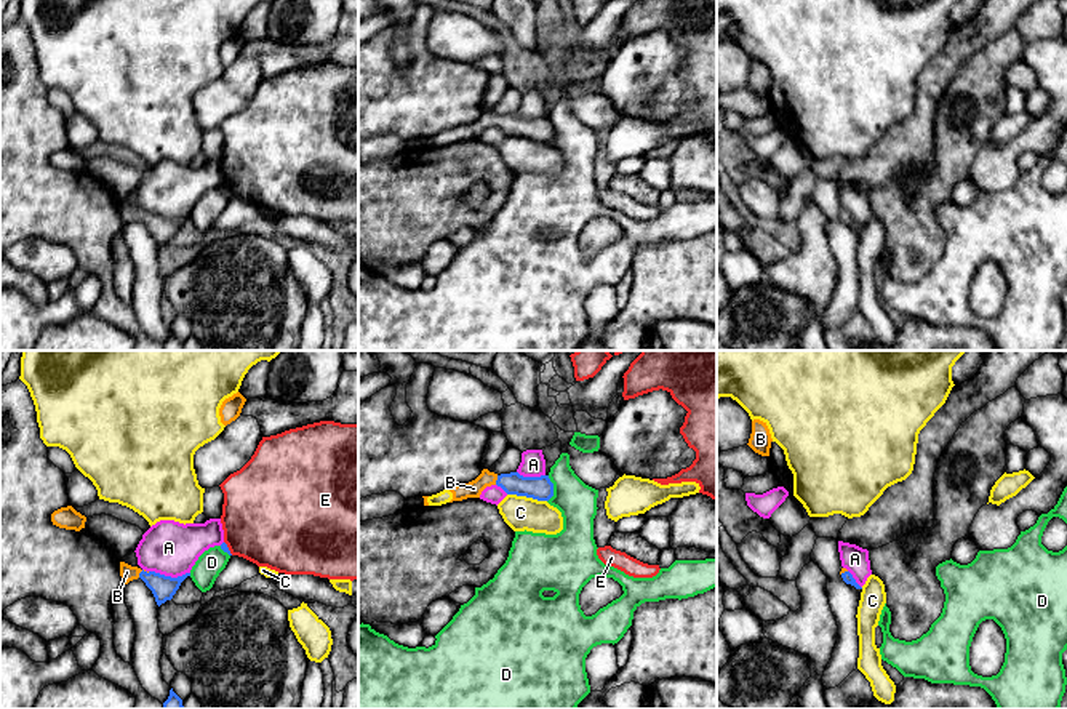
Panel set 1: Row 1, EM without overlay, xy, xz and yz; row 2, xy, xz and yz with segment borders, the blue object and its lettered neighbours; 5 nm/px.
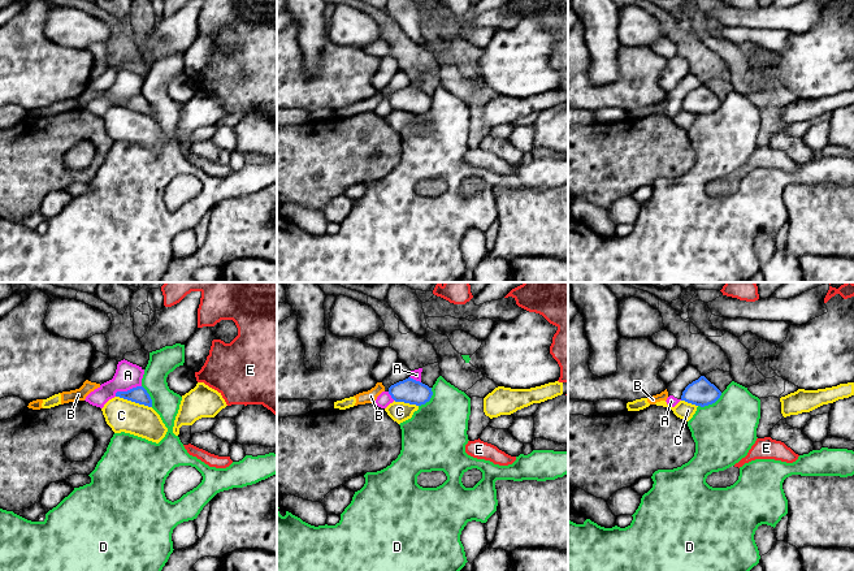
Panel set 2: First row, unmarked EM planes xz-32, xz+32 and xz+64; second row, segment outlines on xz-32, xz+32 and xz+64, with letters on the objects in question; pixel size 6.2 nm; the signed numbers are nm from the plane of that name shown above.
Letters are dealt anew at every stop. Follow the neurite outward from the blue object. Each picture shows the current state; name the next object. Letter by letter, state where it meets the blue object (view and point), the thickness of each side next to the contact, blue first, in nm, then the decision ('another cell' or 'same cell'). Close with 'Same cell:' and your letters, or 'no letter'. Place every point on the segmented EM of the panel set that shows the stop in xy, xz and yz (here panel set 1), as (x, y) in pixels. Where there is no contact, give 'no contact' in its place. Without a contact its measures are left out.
A: xy (170, 576) | 120/280 nm | another cell
B: xy (143, 570) | 120/80 nm | same cell
C: xz (527, 496) | 120/170 nm | another cell
D: xz (552, 488) | 120/200 nm | another cell
E: xy (227, 548) | 40/460 nm | another cell
Same cell: B

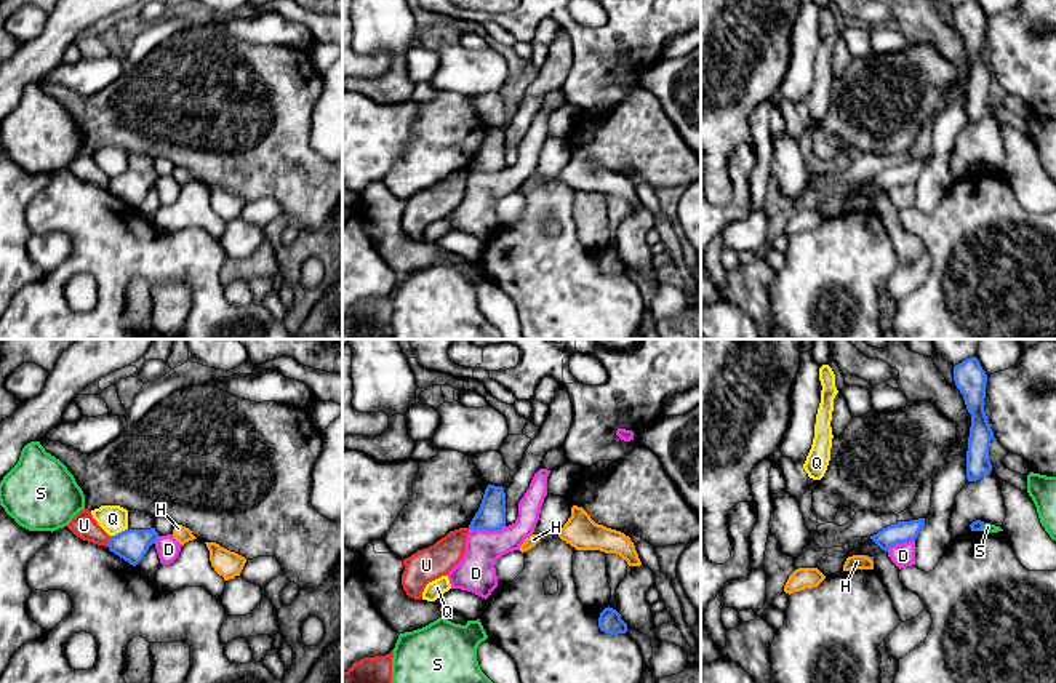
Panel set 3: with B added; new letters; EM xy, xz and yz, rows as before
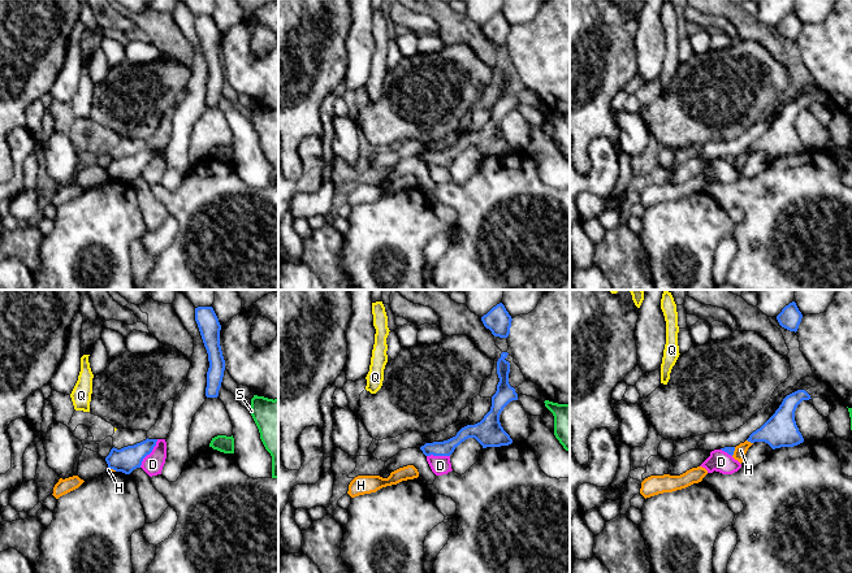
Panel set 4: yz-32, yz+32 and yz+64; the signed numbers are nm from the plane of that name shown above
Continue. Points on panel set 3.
D: xz (487, 530) | 140/200 nm | another cell
H: yz (869, 557) | 20/80 nm | another cell
Q: xy (119, 533) | 160/140 nm | another cell
S: yz (983, 527) | 60/50 nm | another cell
U: xy (109, 541) | 160/120 nm | another cell
Same cell: no letter

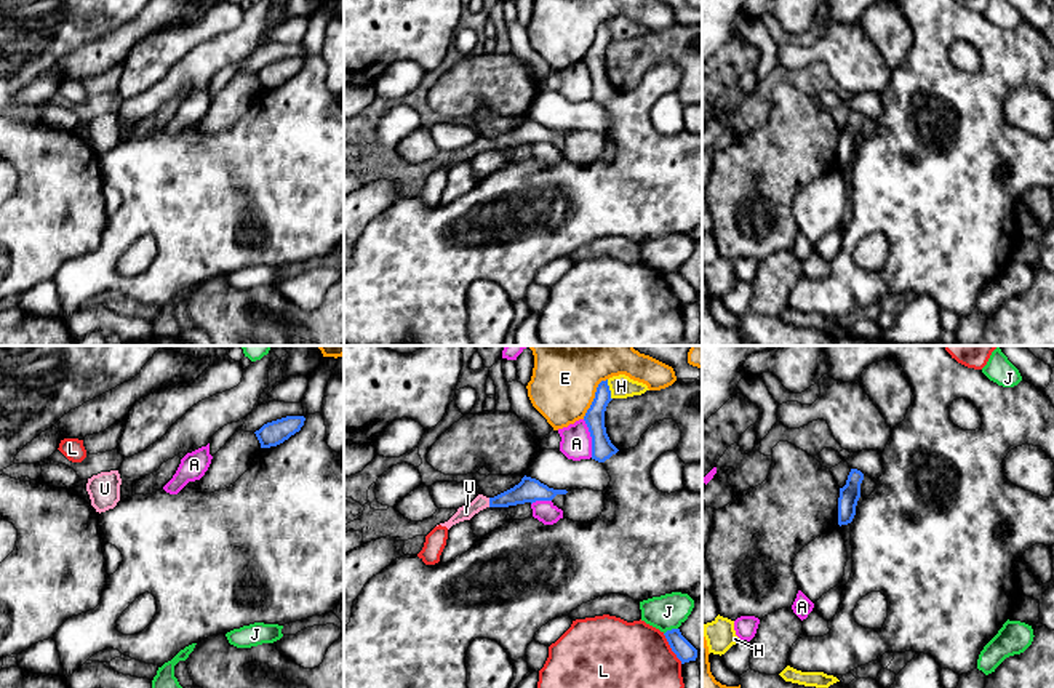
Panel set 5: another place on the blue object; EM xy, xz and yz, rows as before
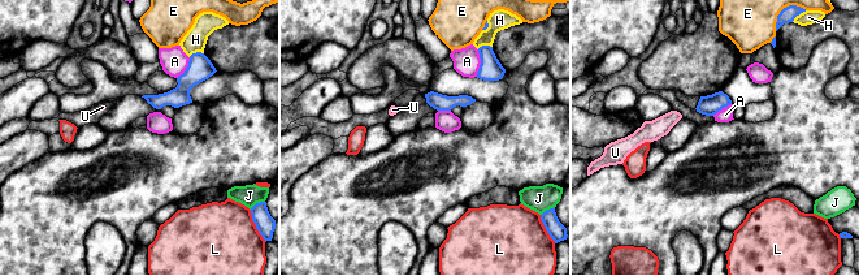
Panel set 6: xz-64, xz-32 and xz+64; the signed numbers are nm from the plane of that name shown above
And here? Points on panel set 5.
A: xz (592, 439) | 110/160 nm | another cell
E: xz (595, 397) | 100/400 nm | another cell
H: xz (608, 389) | 100/120 nm | another cell
J: xz (672, 629) | 100/180 nm | another cell
L: xz (670, 647) | 100/340 nm | another cell
U: xz (490, 503) | 130/80 nm | same cell
Same cell: U

